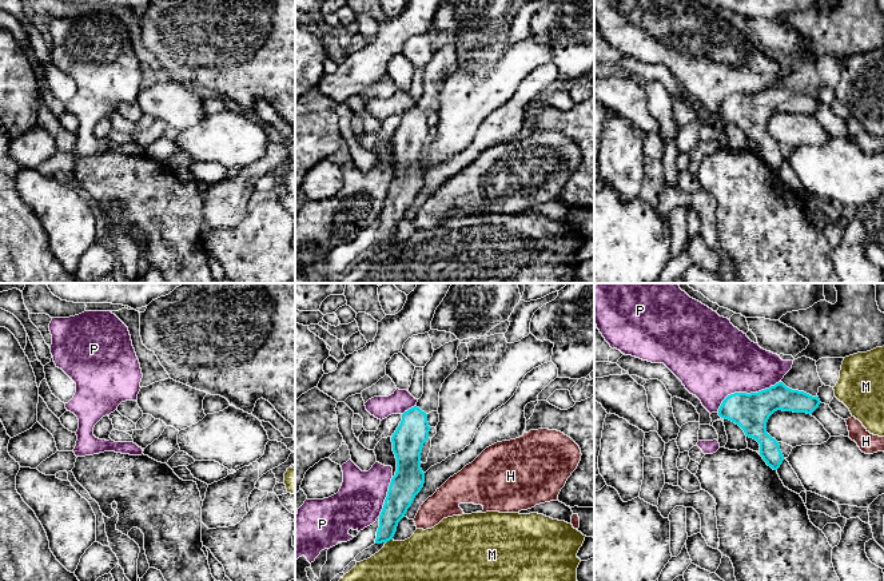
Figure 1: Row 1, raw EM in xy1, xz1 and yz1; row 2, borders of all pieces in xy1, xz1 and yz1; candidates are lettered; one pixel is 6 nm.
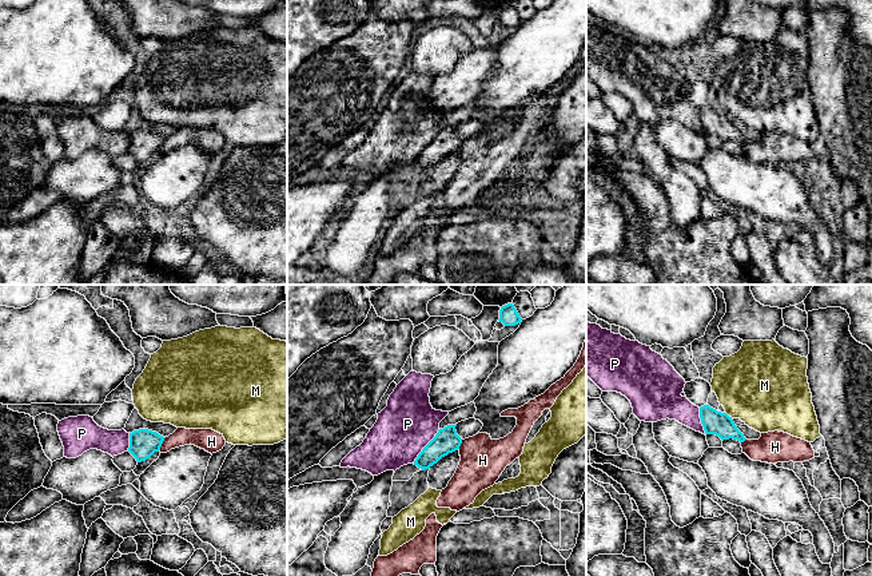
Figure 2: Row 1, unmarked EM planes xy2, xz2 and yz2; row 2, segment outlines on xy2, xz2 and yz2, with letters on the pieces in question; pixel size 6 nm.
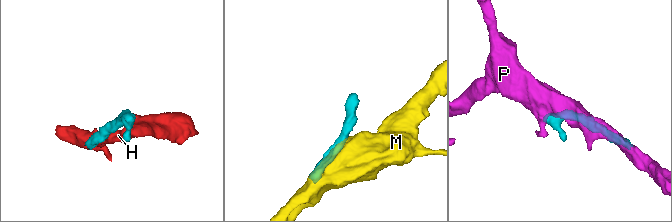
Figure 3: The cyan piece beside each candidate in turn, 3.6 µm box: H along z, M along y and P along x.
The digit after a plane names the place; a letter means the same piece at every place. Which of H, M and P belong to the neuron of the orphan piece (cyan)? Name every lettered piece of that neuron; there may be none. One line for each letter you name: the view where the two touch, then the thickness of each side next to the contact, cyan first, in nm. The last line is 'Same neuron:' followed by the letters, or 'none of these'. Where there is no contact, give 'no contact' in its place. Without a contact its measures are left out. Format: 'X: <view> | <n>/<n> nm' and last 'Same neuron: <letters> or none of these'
Same neuron: none of these

